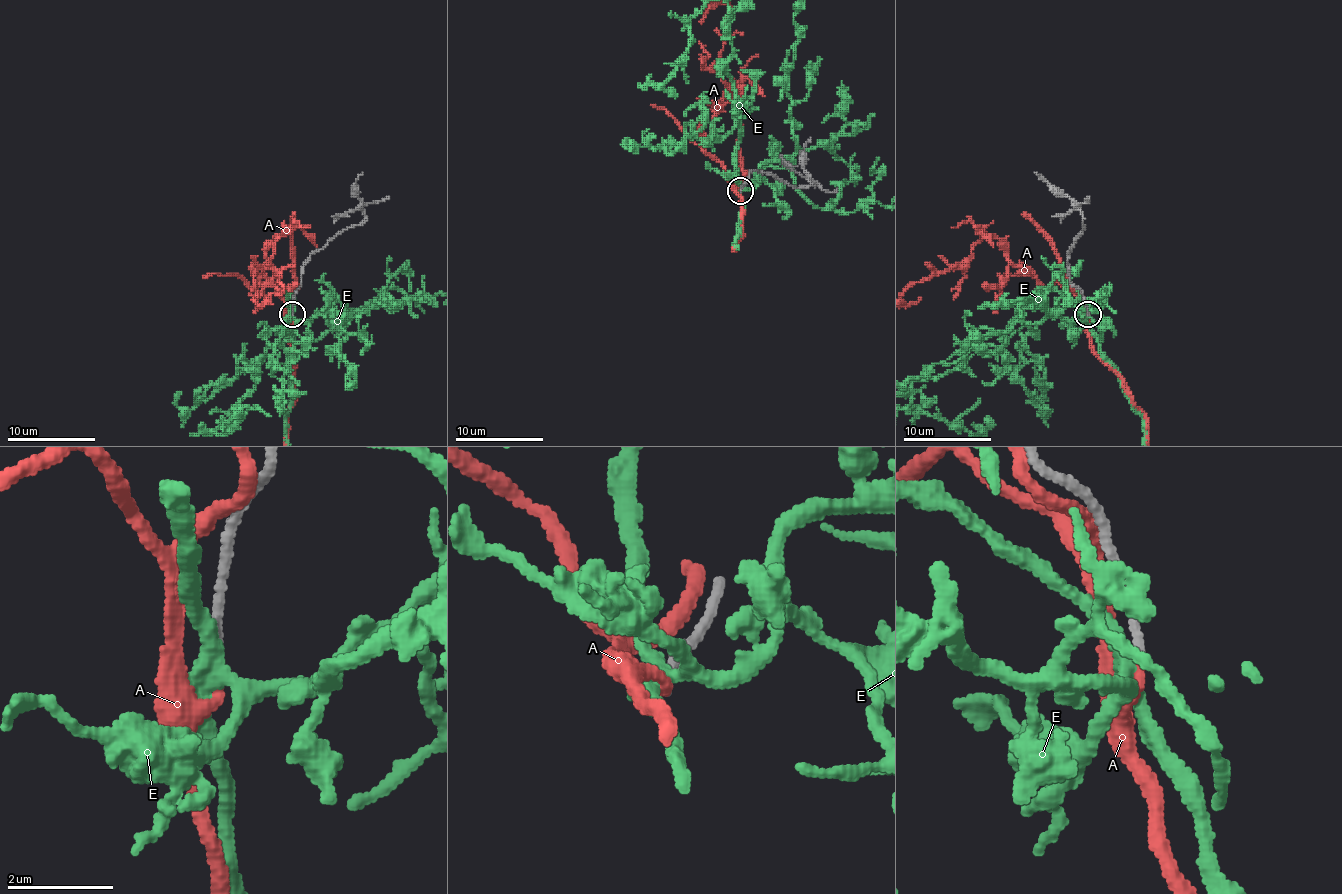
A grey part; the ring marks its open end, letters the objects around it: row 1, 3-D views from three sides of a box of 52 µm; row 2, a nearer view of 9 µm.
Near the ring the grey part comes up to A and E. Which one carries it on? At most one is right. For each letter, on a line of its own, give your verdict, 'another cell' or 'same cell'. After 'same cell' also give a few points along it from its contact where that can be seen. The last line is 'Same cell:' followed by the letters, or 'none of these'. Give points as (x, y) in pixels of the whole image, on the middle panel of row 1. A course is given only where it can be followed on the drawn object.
A: same cell
E: another cell
Same cell: A

